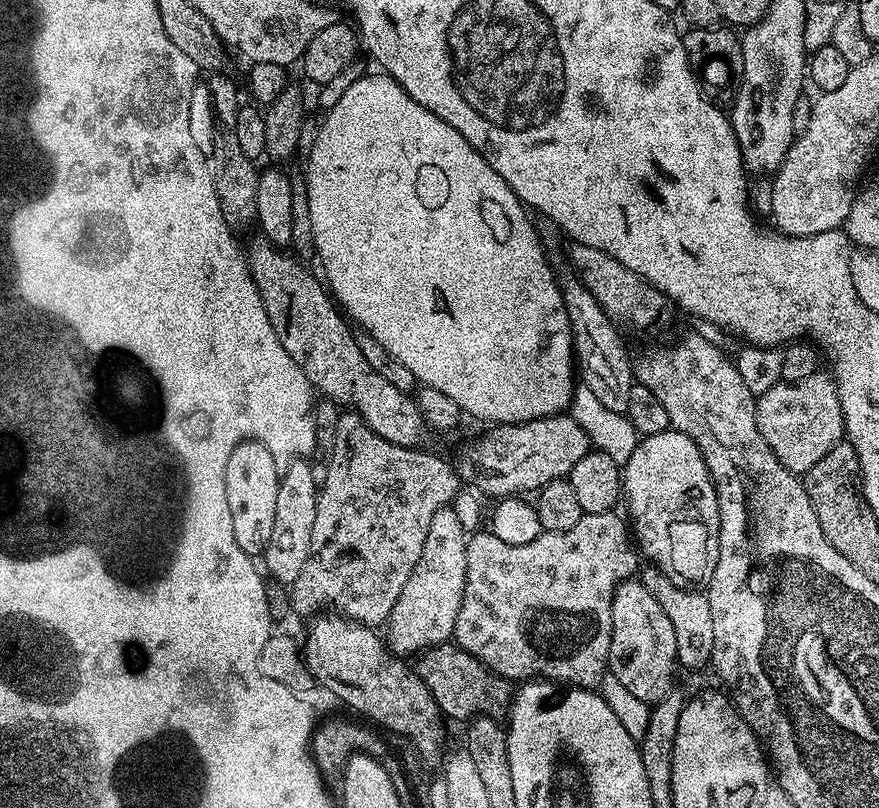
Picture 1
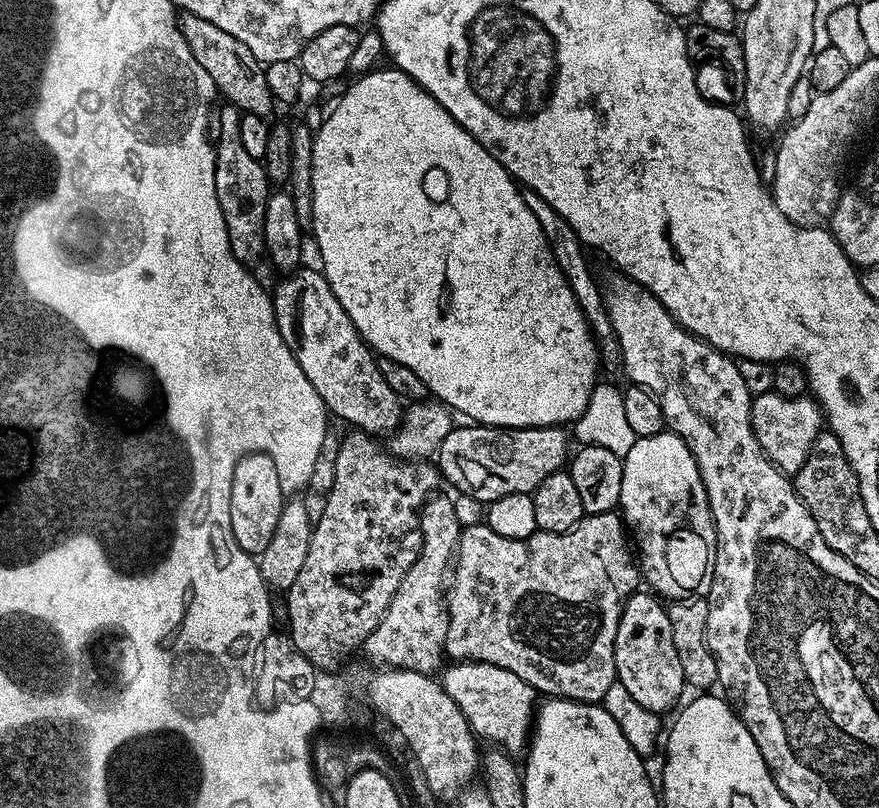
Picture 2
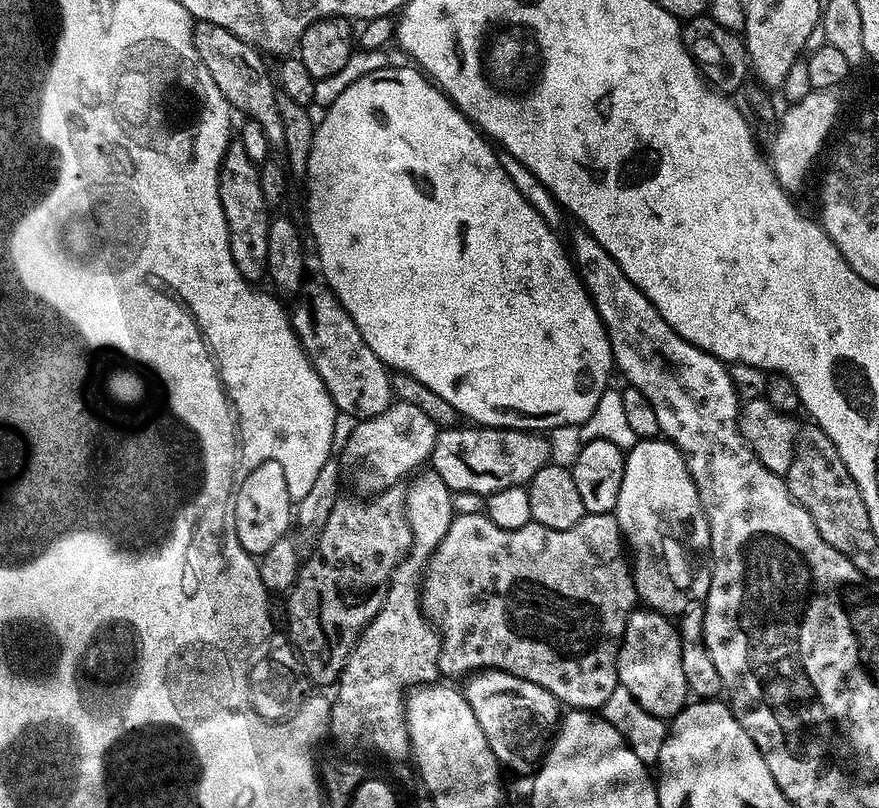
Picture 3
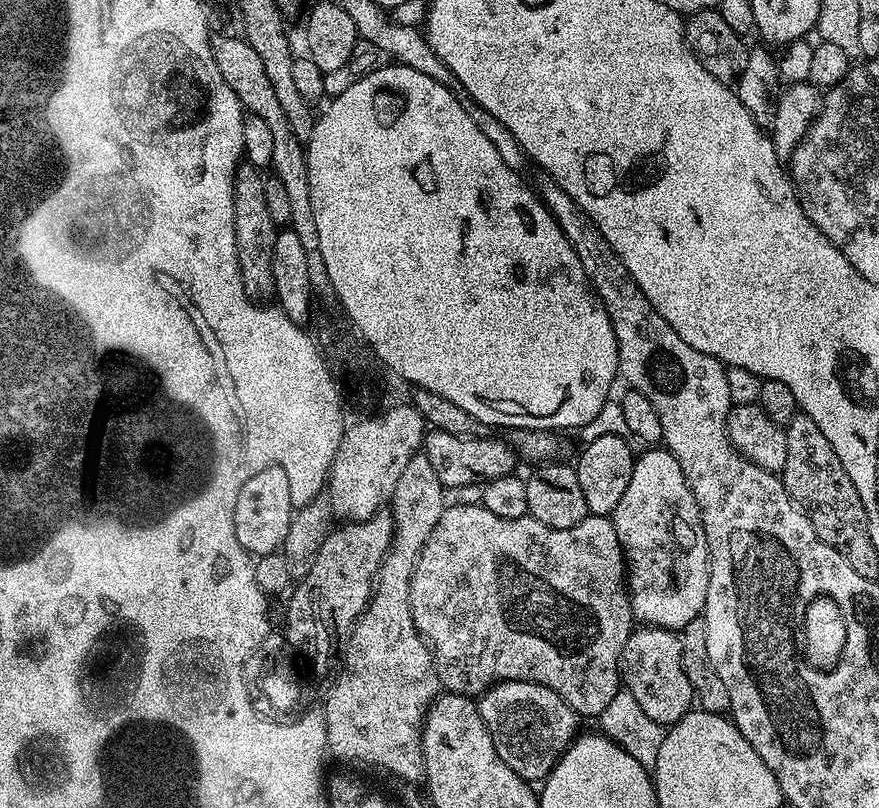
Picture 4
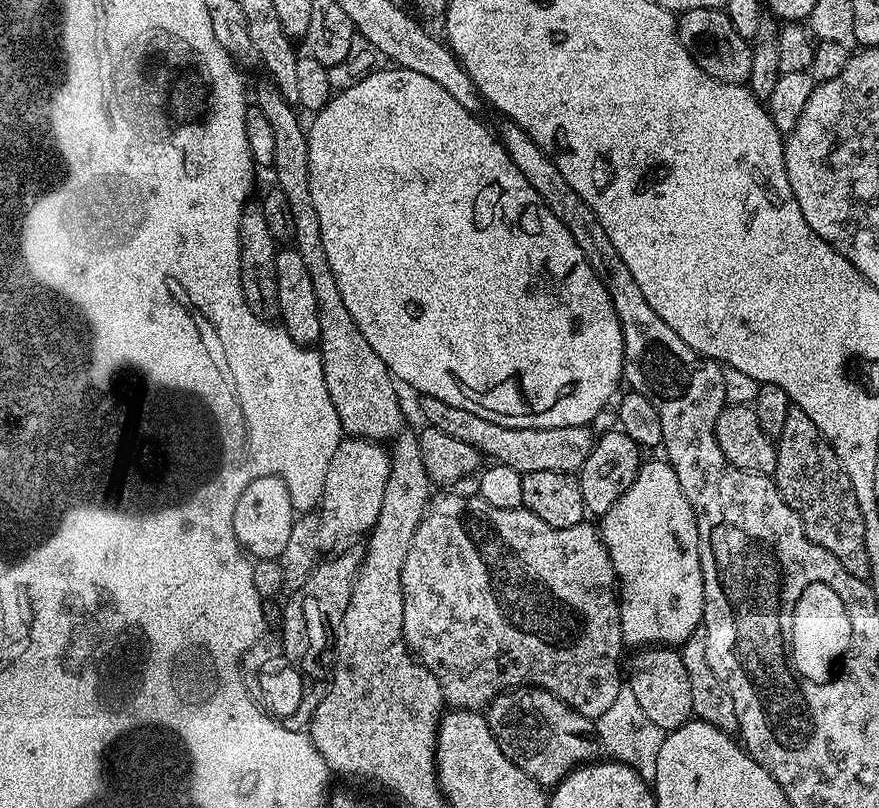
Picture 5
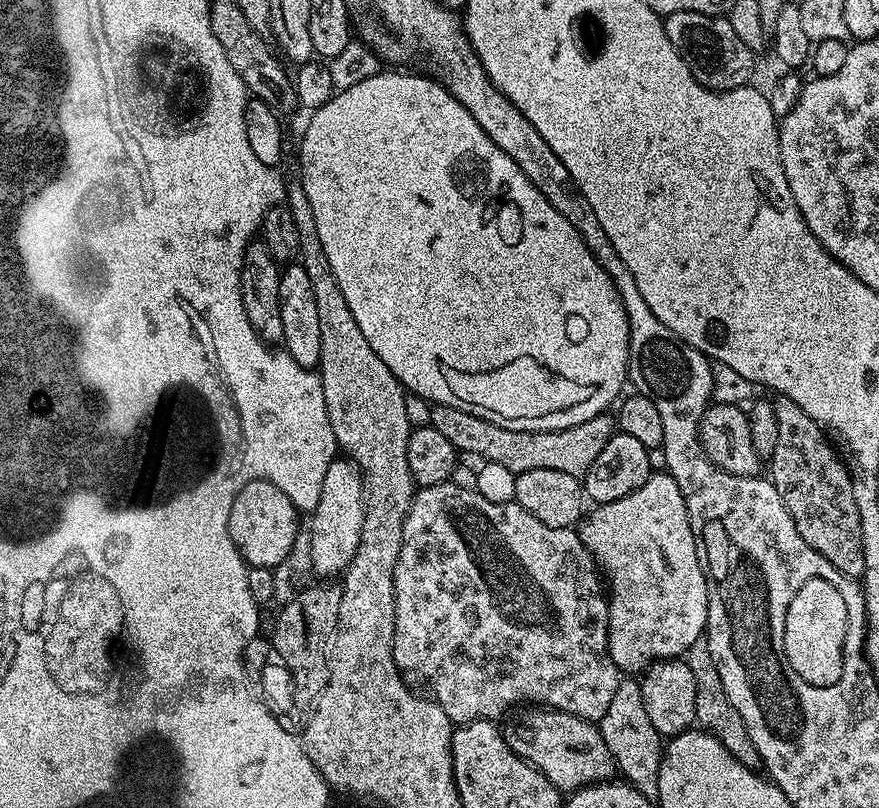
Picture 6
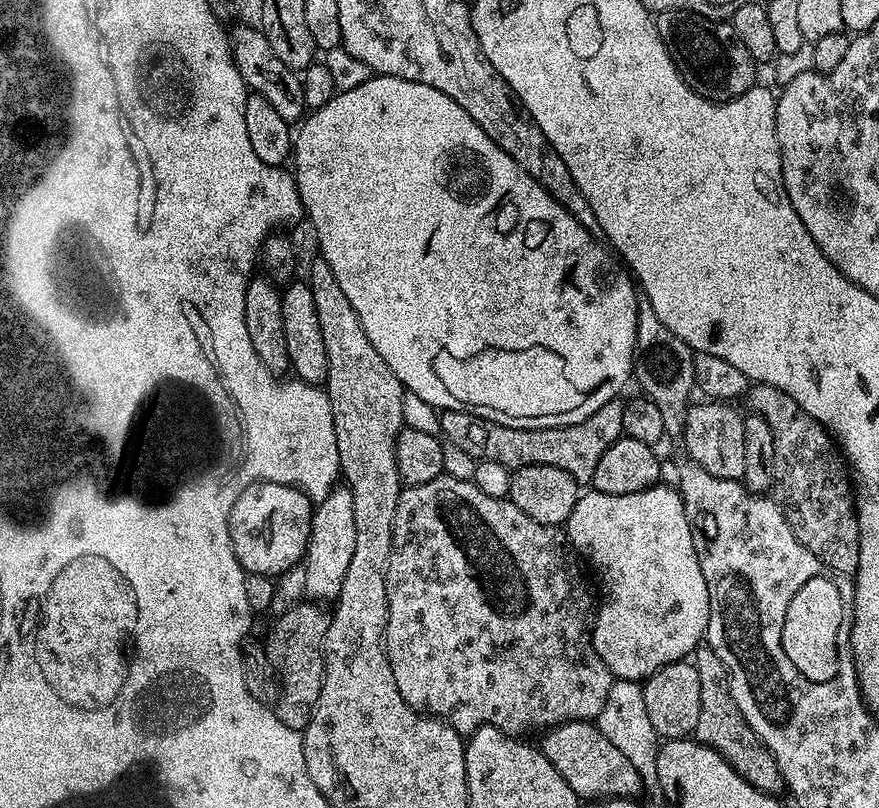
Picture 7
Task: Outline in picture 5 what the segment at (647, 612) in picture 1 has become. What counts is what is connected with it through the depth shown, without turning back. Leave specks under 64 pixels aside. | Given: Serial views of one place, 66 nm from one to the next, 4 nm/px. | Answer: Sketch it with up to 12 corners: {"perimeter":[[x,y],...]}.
{"perimeter":[[672,646],[637,651],[626,687],[665,734],[693,719]]}

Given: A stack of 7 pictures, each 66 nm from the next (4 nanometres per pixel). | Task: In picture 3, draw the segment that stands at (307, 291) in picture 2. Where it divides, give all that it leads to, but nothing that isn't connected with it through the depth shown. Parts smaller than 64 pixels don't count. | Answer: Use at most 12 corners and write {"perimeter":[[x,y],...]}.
{"perimeter":[[308,282],[292,328],[337,413],[394,403],[392,376],[331,288]]}

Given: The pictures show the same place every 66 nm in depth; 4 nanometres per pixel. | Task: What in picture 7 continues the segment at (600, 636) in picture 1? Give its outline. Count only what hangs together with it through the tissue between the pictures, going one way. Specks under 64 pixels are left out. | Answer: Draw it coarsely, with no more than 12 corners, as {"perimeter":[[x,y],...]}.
{"perimeter":[[441,474],[384,575],[398,694],[461,734],[595,721],[567,535]]}

